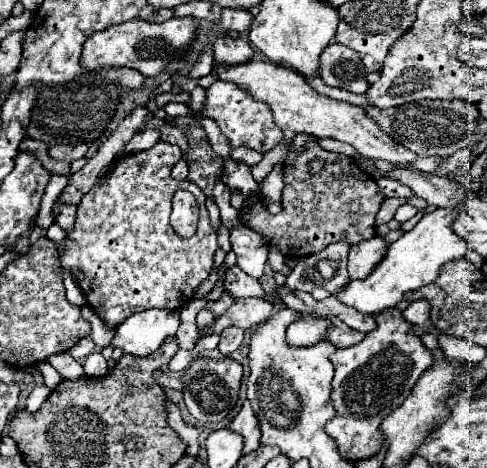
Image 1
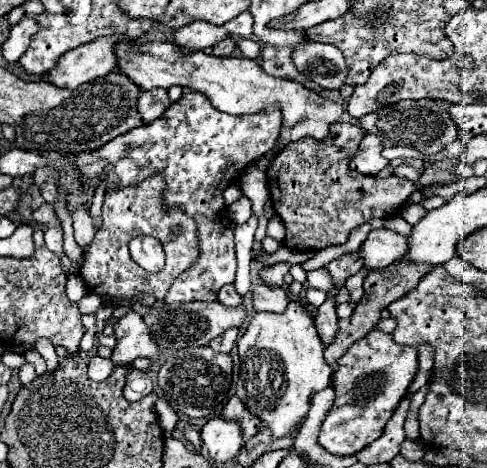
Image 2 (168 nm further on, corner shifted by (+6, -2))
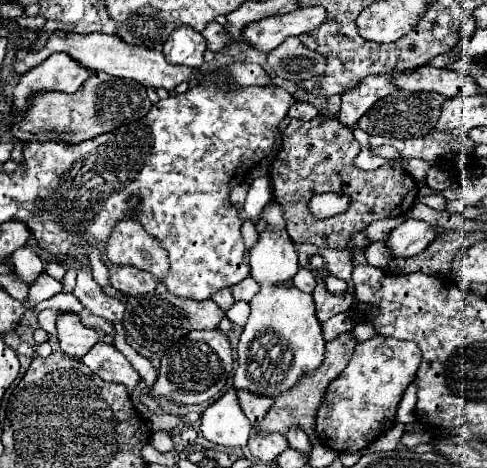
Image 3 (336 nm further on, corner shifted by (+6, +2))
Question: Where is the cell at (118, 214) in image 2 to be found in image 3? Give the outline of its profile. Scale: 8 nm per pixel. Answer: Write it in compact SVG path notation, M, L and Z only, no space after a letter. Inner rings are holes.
M126 217L114 227L106 245L106 257L116 263L148 269L156 277L168 275L168 257L164 255L164 249L134 217Z

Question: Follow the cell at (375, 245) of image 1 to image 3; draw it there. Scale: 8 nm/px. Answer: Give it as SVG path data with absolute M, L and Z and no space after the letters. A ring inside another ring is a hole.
M406 219L400 227L396 227L390 233L386 245L392 249L396 257L410 257L422 253L436 239L436 235L438 231L430 223Z

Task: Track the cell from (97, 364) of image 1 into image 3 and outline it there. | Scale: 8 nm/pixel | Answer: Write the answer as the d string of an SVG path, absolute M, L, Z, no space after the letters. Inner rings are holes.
M98 341L92 347L92 351L82 357L82 361L104 381L122 383L128 389L128 393L132 393L140 383L140 375L136 373L136 369L114 345Z

